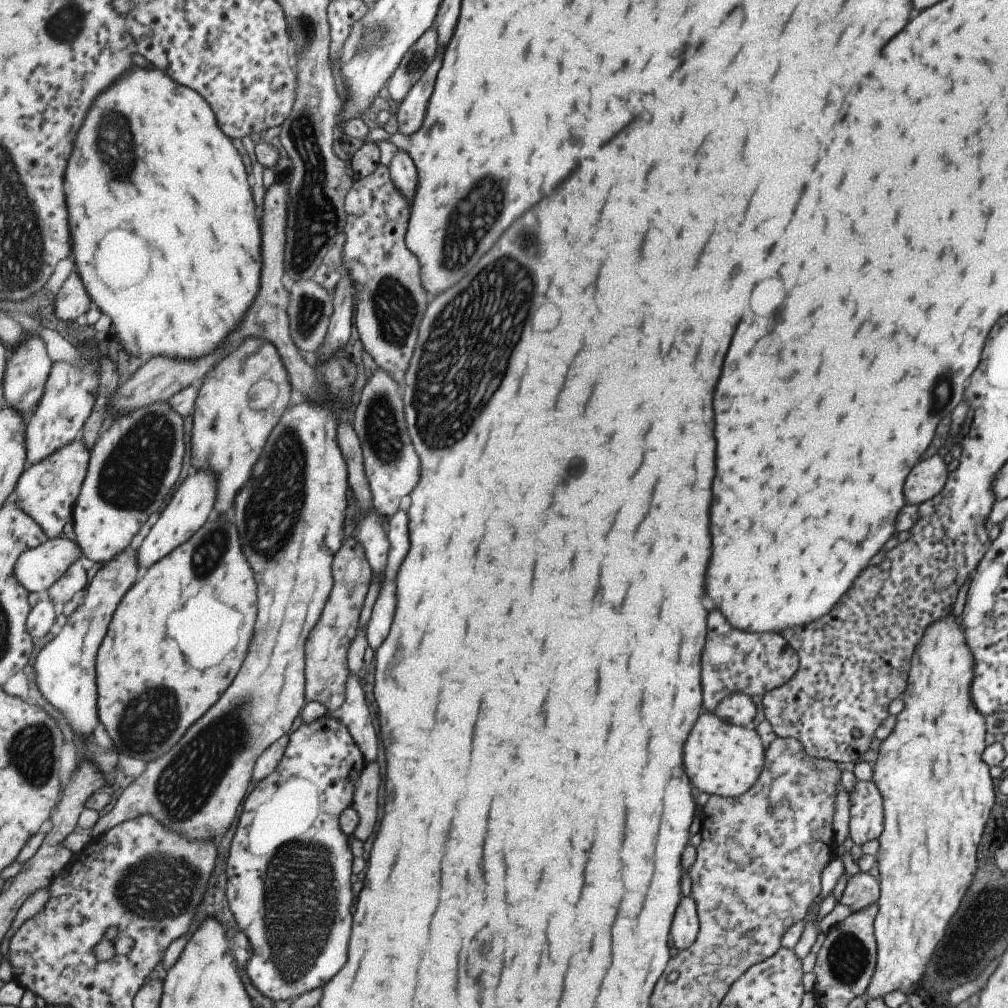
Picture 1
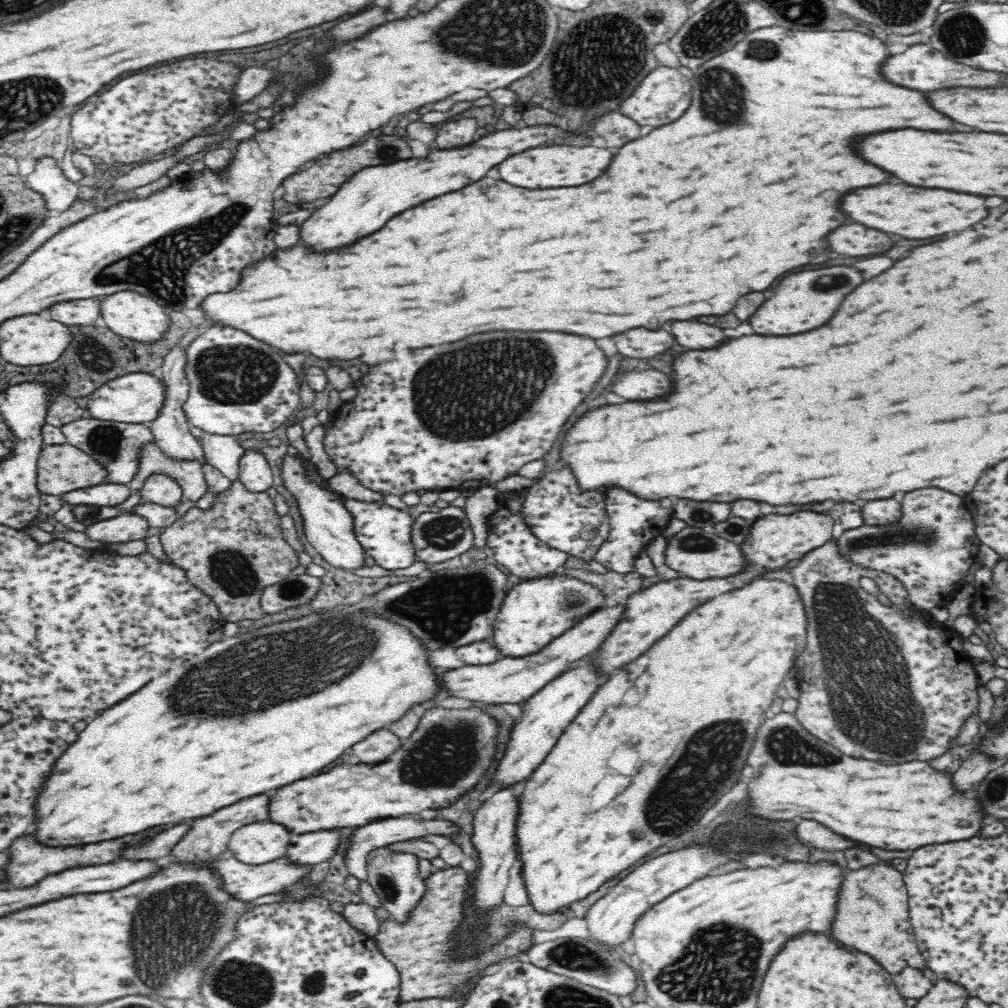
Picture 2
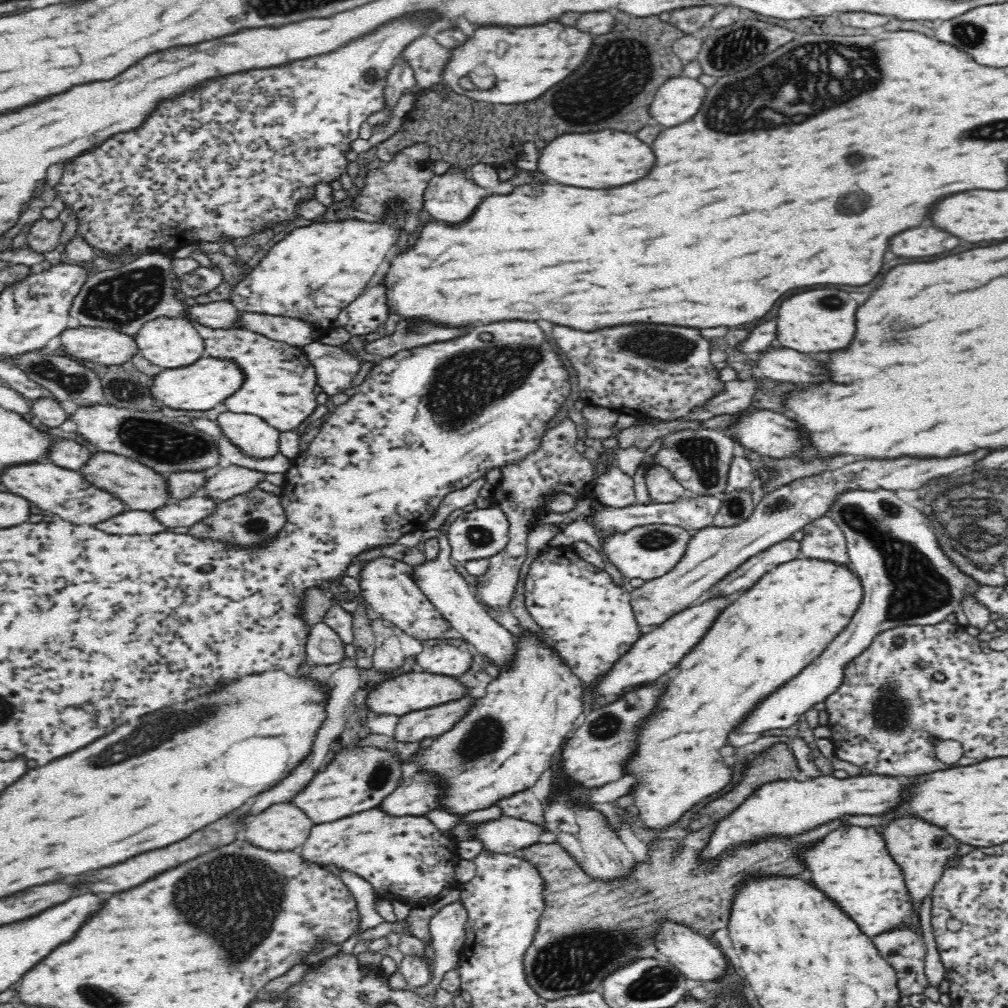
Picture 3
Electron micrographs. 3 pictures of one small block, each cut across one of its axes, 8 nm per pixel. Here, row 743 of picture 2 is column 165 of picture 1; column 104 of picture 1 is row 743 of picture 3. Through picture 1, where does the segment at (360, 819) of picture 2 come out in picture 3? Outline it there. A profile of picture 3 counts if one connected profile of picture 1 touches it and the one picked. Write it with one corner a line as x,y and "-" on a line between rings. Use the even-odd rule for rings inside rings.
528,634
520,640
518,648
516,666
502,672
500,678
488,686
486,698
478,700
470,716
456,724
454,730
432,740
430,746
414,760
414,764
420,764
418,768
438,770
452,780
448,798
450,814
464,816
474,810
490,808
502,796
528,792
538,782
540,774
552,766
552,758
562,752
562,746
574,732
574,722
578,722
584,712
584,684
568,670
564,660
548,648
548,644
538,644
538,640

